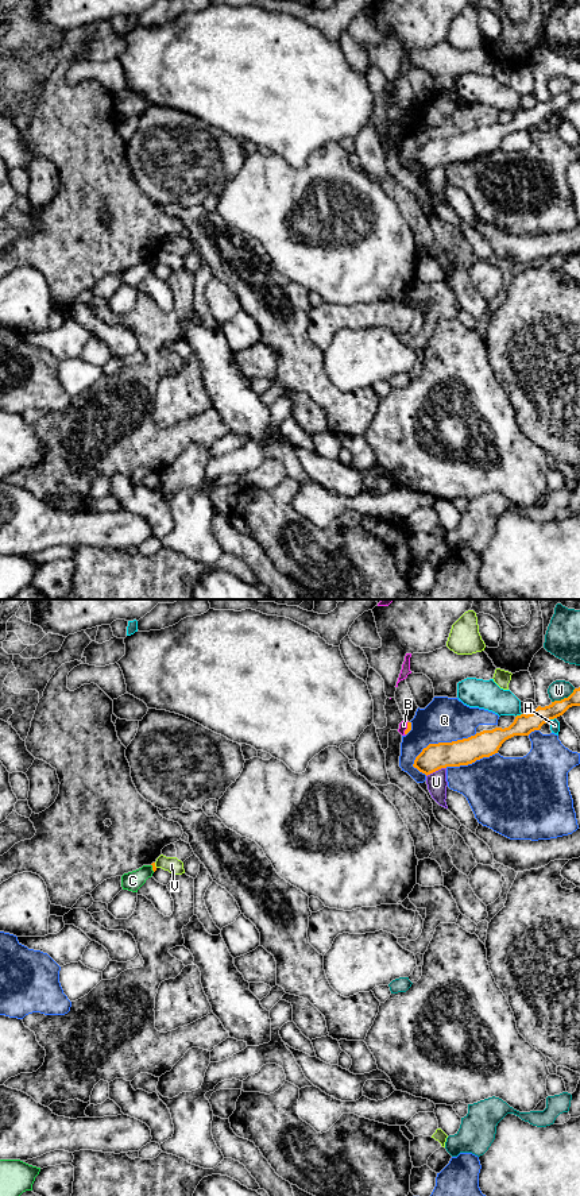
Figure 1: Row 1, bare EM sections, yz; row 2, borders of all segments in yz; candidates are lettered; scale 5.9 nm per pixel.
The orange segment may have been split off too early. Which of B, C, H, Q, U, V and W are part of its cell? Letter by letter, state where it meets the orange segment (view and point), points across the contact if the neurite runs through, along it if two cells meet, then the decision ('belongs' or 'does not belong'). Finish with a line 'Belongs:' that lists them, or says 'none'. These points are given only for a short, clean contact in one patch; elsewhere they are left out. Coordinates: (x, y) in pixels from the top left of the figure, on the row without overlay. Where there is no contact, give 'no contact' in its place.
B: contact yz (408, 123); way yz (409, 119), (408, 123), (403, 120); belongs
C: contact yz (153, 263); does not belong
H: contact yz (550, 114); border yz (555, 112), (546, 116); does not belong
Q: contact yz (441, 138); does not belong
U: contact yz (436, 165); does not belong
V: contact yz (154, 261); does not belong
W: contact yz (564, 93); does not belong
Belongs: B

